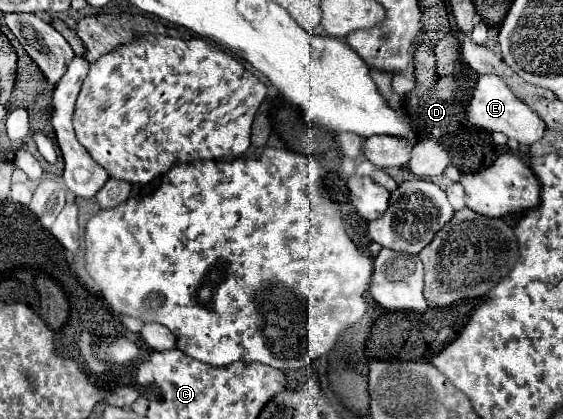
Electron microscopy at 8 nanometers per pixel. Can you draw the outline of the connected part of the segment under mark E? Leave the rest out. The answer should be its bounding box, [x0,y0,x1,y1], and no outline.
[468,75,544,145]

